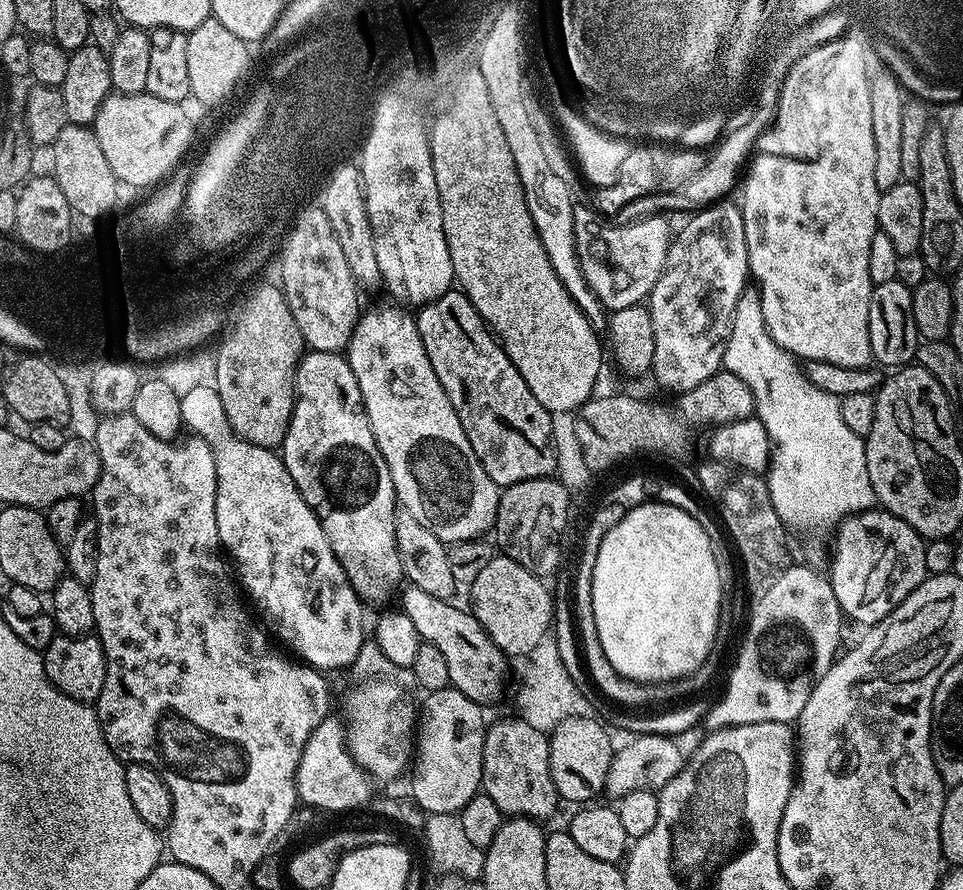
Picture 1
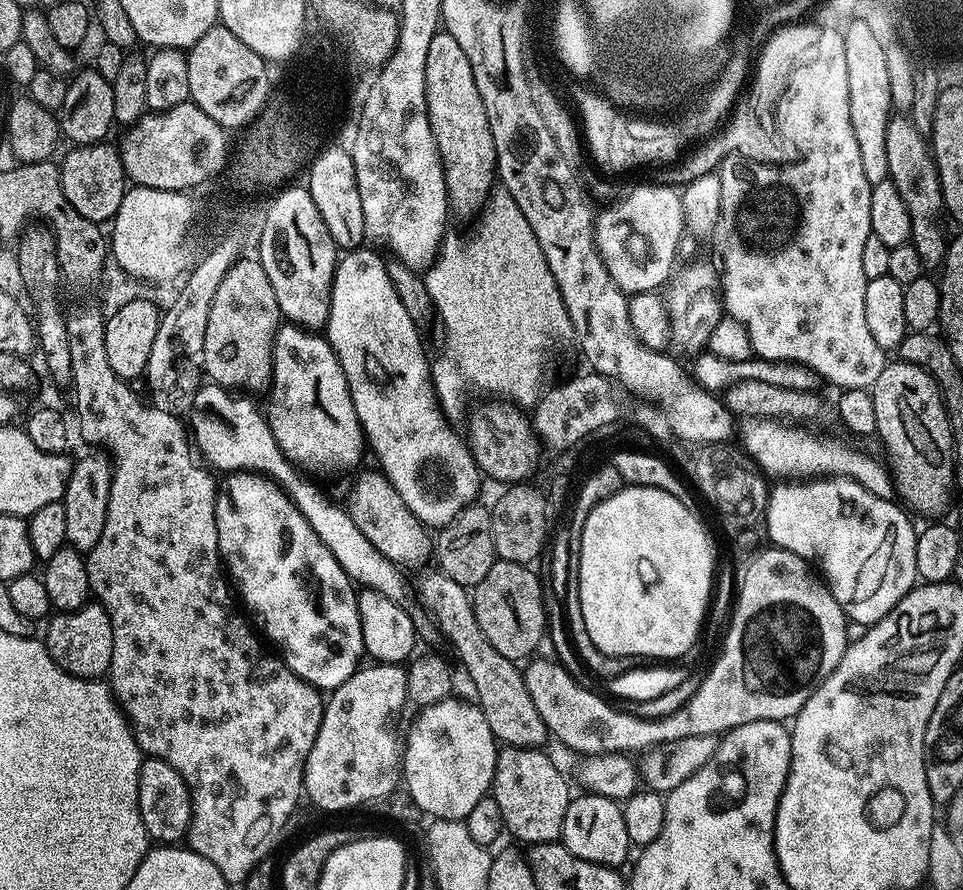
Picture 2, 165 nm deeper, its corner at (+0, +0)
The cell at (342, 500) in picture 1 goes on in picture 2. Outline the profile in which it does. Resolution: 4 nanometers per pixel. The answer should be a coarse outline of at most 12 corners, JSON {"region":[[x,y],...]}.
{"region":[[323,335],[272,339],[268,424],[285,456],[359,462],[360,419]]}

